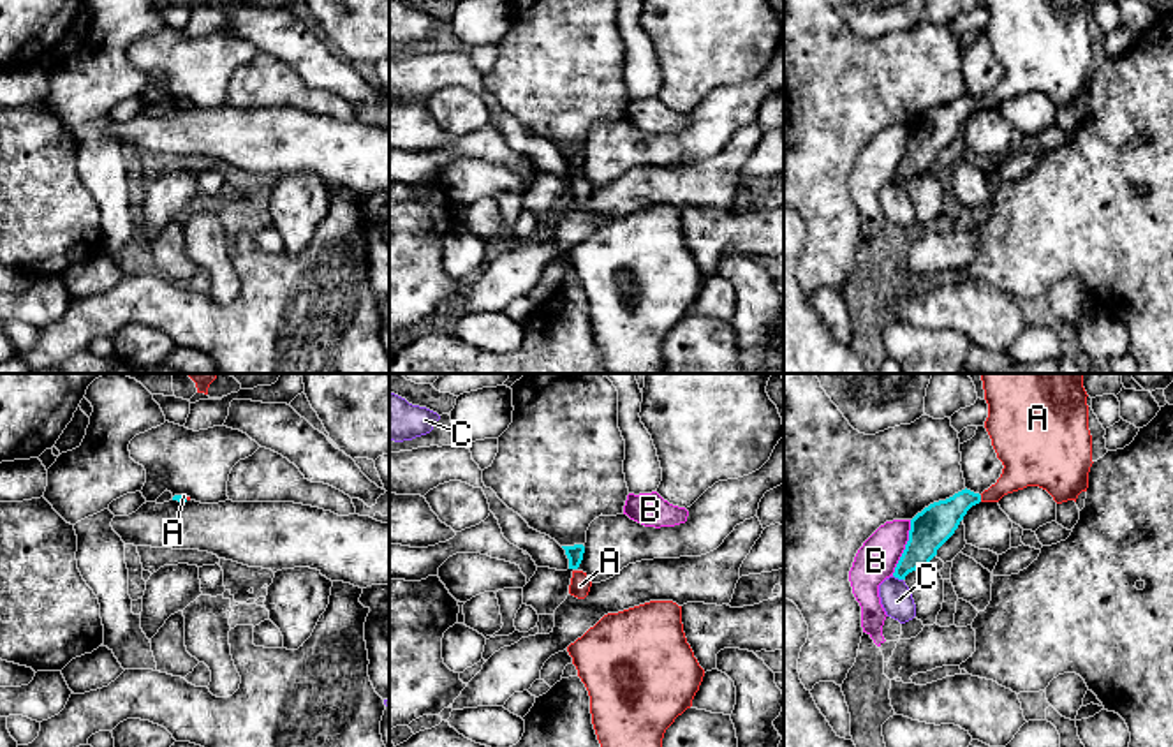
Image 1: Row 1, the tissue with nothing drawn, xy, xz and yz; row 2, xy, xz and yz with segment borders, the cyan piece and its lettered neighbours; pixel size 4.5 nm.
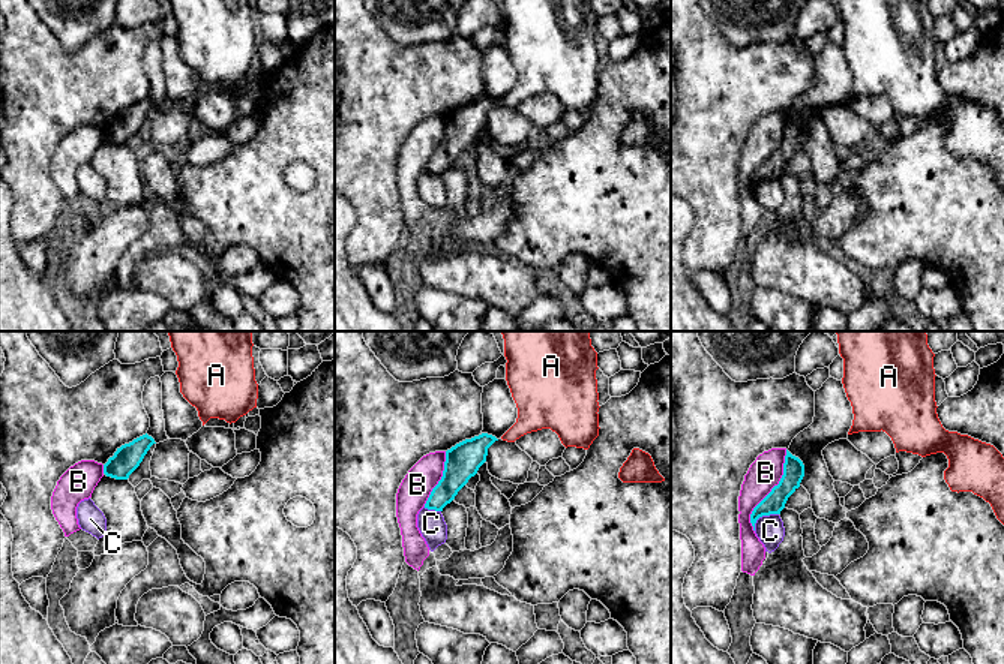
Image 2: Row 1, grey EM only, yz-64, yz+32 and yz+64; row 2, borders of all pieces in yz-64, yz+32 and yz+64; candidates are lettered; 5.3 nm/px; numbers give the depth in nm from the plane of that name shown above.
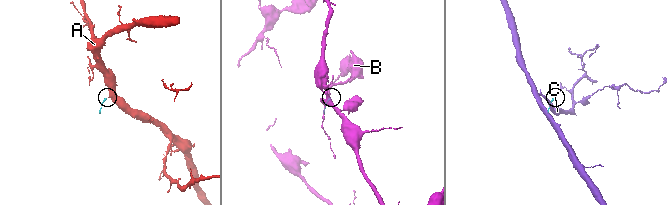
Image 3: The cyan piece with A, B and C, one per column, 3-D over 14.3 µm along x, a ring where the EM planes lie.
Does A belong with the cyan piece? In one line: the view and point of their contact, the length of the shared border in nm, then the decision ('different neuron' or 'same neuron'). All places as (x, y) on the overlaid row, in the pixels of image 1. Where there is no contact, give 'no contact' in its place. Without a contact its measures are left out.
yz (980, 499) | 30 nm | same neuron

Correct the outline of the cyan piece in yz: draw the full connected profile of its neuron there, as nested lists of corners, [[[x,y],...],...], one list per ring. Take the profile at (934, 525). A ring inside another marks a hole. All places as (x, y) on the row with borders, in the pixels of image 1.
[[[979,374],[988,403],[985,428],[1004,469],[995,484],[981,495],[962,490],[946,500],[925,507],[911,520],[909,541],[893,576],[905,580],[930,564],[937,550],[955,534],[967,511],[979,502],[999,502],[1004,495],[1039,486],[1057,504],[1074,500],[1088,488],[1092,467],[1092,435],[1088,430],[1083,374]]]

